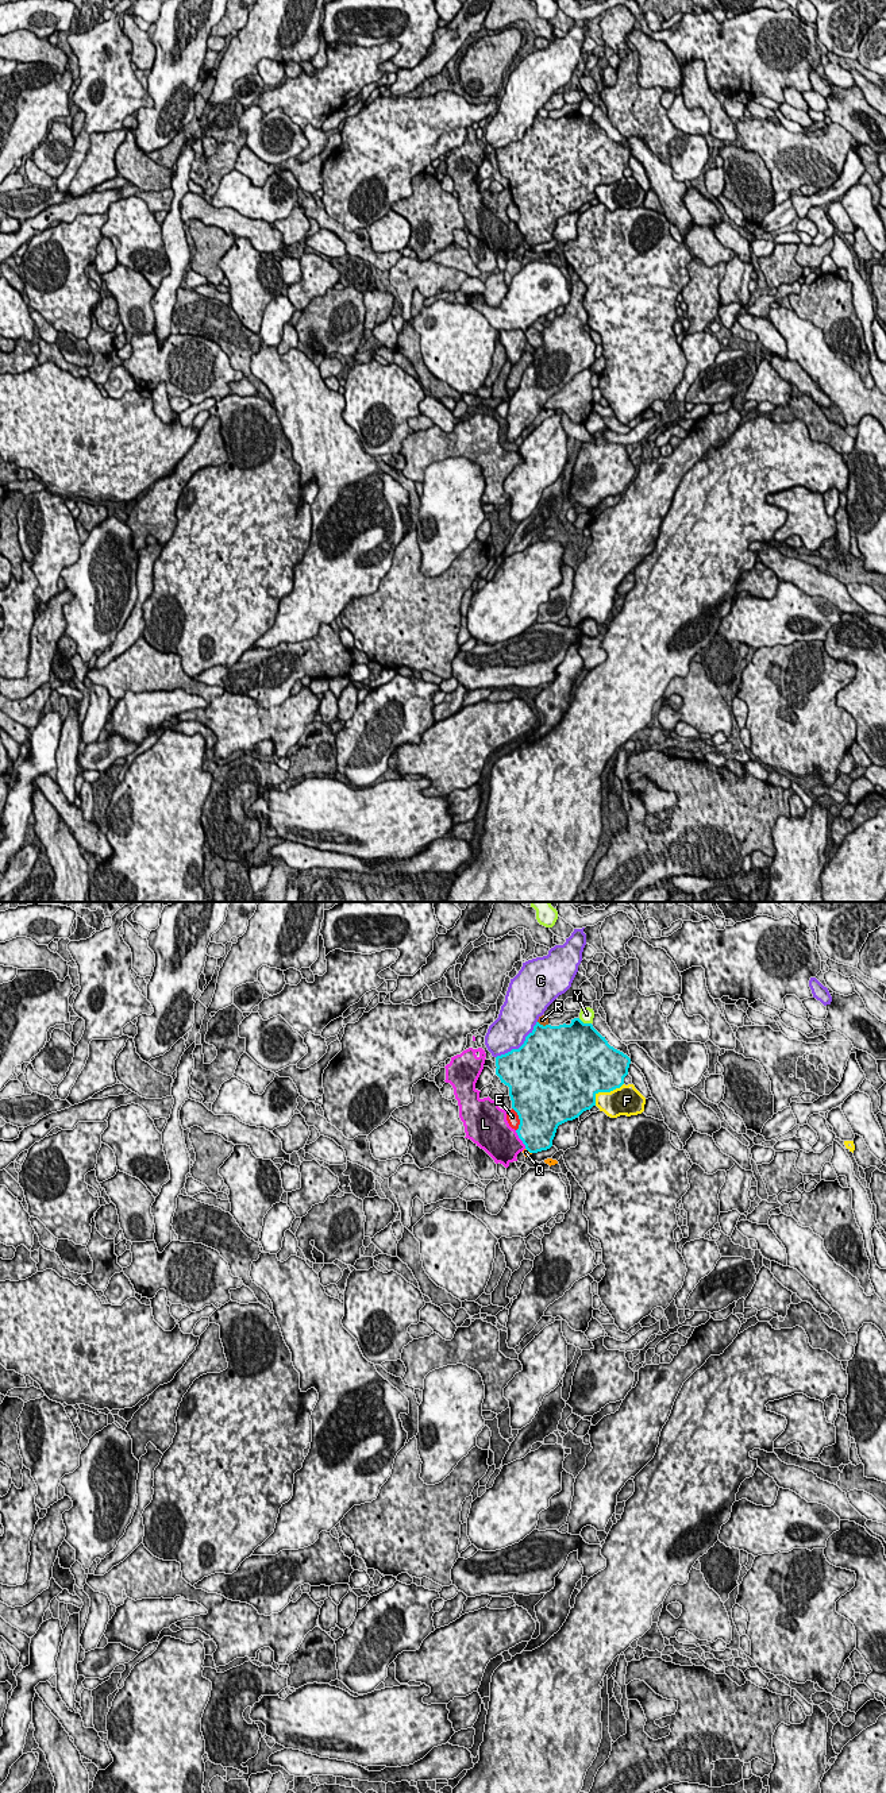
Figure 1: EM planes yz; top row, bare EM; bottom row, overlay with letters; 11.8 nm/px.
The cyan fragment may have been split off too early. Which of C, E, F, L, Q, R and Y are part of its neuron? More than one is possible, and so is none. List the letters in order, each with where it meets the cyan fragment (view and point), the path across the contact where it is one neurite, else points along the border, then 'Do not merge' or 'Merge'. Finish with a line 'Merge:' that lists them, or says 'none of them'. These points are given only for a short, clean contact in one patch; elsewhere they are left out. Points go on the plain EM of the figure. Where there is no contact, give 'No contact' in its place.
C: Touches cyan at yz (522, 138). Do not merge
E: Touches cyan at yz (519, 211). Merge
F: Touches cyan at yz (604, 184). Do not merge
L: Touches cyan at yz (520, 231). Do not merge
Q: Touches cyan at yz (528, 243). Do not merge
R: Touches cyan at yz (542, 118). Do not merge
Y: Touches cyan at yz (585, 116). Do not merge
Merge: E

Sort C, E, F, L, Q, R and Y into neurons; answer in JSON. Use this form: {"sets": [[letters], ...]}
{"sets": [["C"], ["E"], ["F"], ["L"], ["Q"], ["R"], ["Y"]]}

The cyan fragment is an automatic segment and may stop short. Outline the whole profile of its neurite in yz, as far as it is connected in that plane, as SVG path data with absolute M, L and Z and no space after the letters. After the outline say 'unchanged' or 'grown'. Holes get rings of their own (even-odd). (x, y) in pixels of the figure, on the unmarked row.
M579 111L559 119L536 115L519 142L496 150L496 167L509 180L512 193L506 213L529 246L547 243L559 217L596 198L598 185L610 185L624 177L629 157L631 151L610 139L592 116Z; grown

